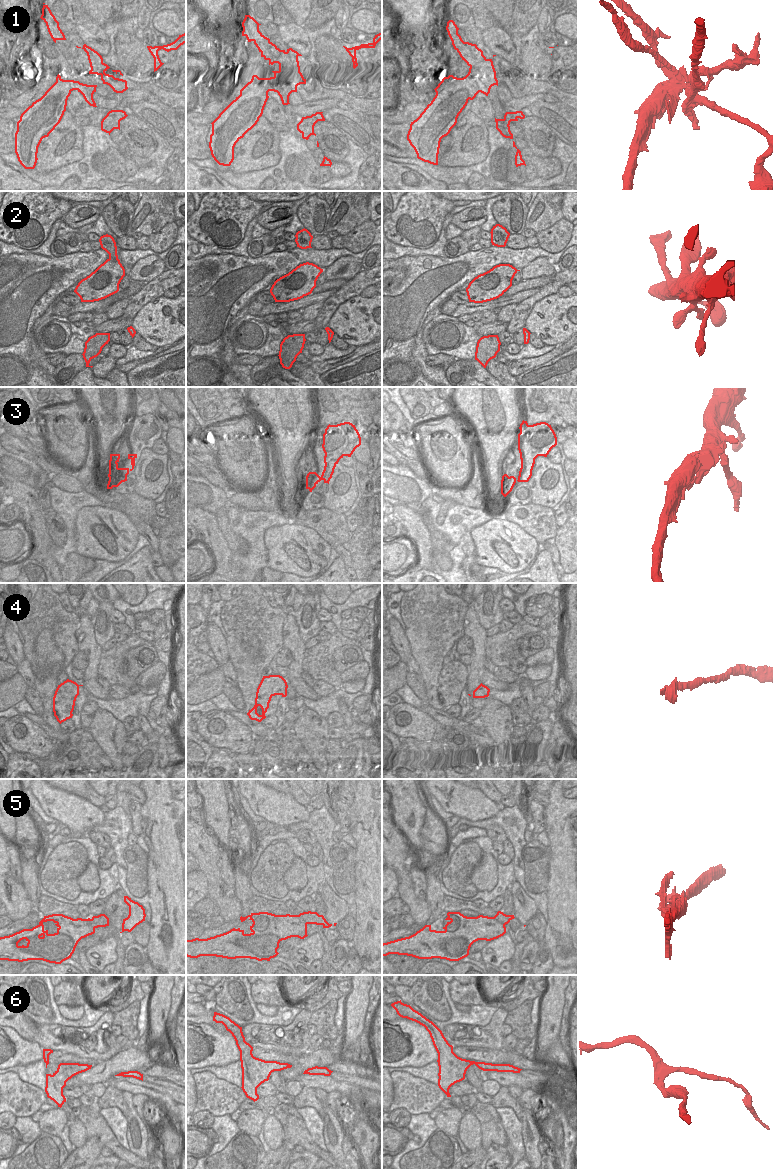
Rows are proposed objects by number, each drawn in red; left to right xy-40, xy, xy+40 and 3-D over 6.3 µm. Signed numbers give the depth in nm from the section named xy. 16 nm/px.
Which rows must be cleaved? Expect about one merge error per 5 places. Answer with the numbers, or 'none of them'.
1

